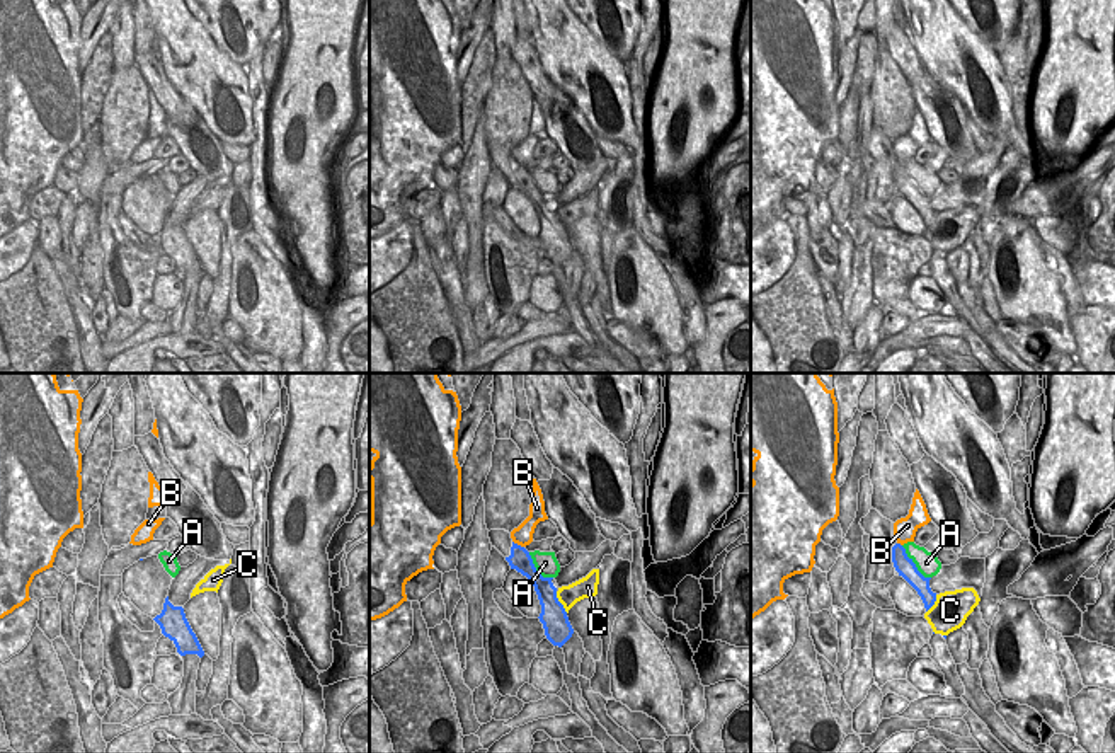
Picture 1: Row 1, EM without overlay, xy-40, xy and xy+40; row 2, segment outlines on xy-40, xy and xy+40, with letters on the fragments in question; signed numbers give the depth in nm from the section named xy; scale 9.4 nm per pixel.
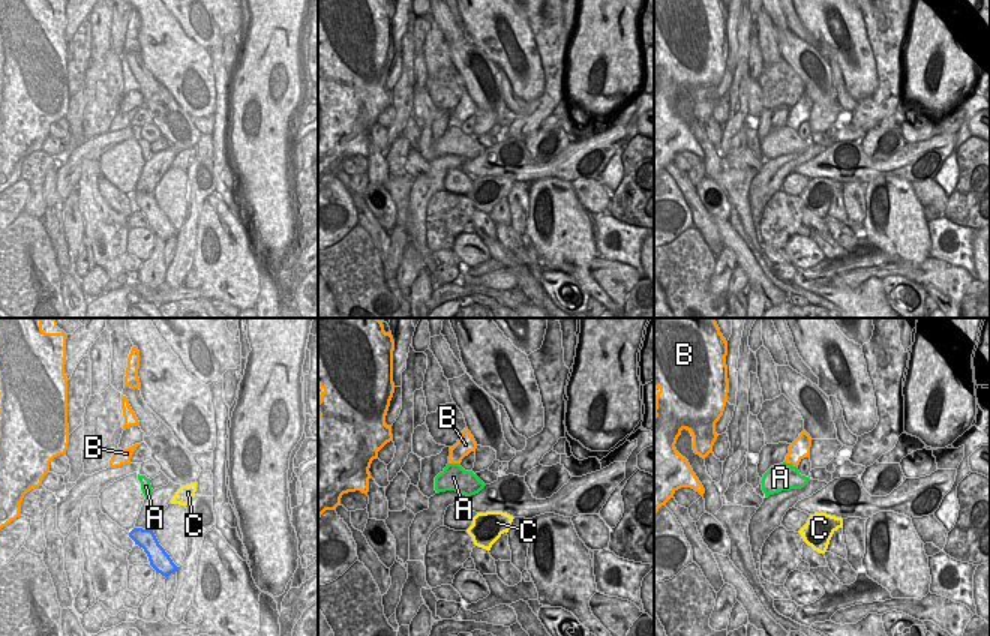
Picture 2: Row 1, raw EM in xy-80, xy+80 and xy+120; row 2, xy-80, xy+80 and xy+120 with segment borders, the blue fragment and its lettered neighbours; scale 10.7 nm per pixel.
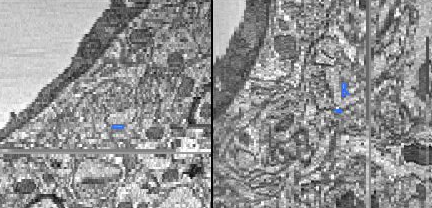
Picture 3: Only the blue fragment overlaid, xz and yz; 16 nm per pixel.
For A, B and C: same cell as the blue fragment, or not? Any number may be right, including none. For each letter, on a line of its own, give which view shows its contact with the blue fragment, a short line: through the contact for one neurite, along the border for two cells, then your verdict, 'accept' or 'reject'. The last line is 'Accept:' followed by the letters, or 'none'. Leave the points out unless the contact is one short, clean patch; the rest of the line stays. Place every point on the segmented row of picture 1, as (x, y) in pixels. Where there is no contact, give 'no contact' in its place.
A: xy+40 | xy+40 (901, 546), (914, 566), (930, 578) | reject
B: xy | reject
C: xy | xy (555, 592), (555, 597), (567, 612) | reject
Accept: none

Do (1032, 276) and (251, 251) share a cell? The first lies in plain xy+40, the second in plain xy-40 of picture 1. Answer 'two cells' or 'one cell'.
one cell

